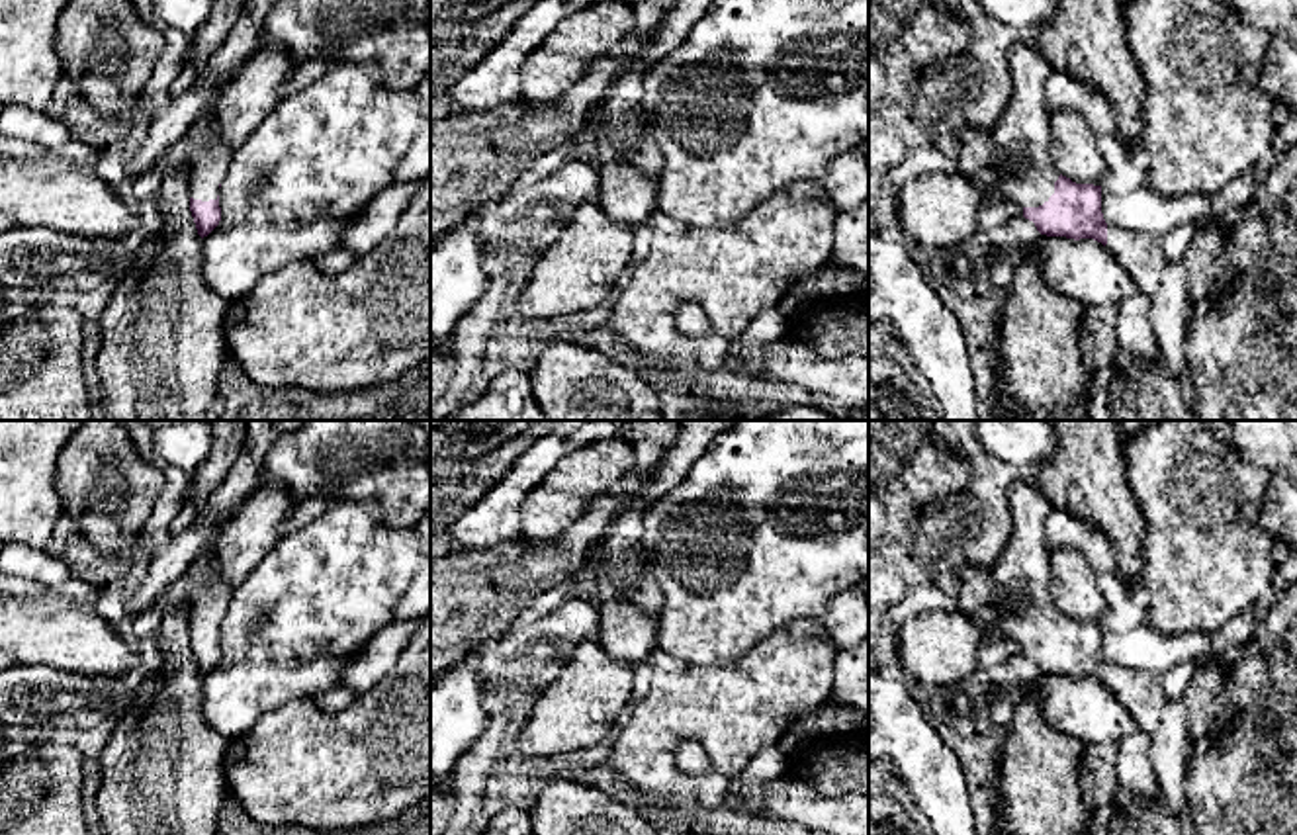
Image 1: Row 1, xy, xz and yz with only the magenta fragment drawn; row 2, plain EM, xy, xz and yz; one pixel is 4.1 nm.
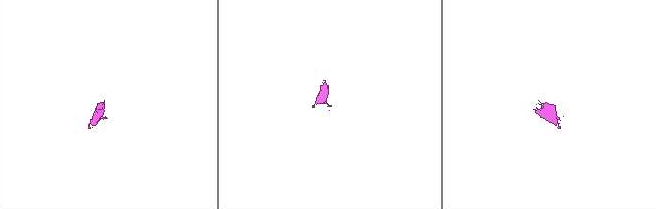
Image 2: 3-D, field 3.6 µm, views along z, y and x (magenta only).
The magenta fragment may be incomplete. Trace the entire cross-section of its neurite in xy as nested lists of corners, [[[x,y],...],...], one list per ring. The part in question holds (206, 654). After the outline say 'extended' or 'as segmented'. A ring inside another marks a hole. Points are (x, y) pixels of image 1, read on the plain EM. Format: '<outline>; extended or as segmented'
[[[246,420],[243,450],[227,477],[213,493],[188,514],[184,522],[213,520],[207,548],[198,555],[182,579],[172,583],[158,600],[162,612],[182,608],[188,614],[190,649],[198,673],[207,675],[221,659],[219,622],[231,600],[231,589],[213,569],[213,546],[223,528],[262,481],[262,465],[272,446],[301,420]]]; extended

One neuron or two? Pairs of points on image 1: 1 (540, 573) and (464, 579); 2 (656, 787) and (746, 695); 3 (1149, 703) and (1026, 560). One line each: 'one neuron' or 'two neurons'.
1: one neuron
2: one neuron
3: one neuron

